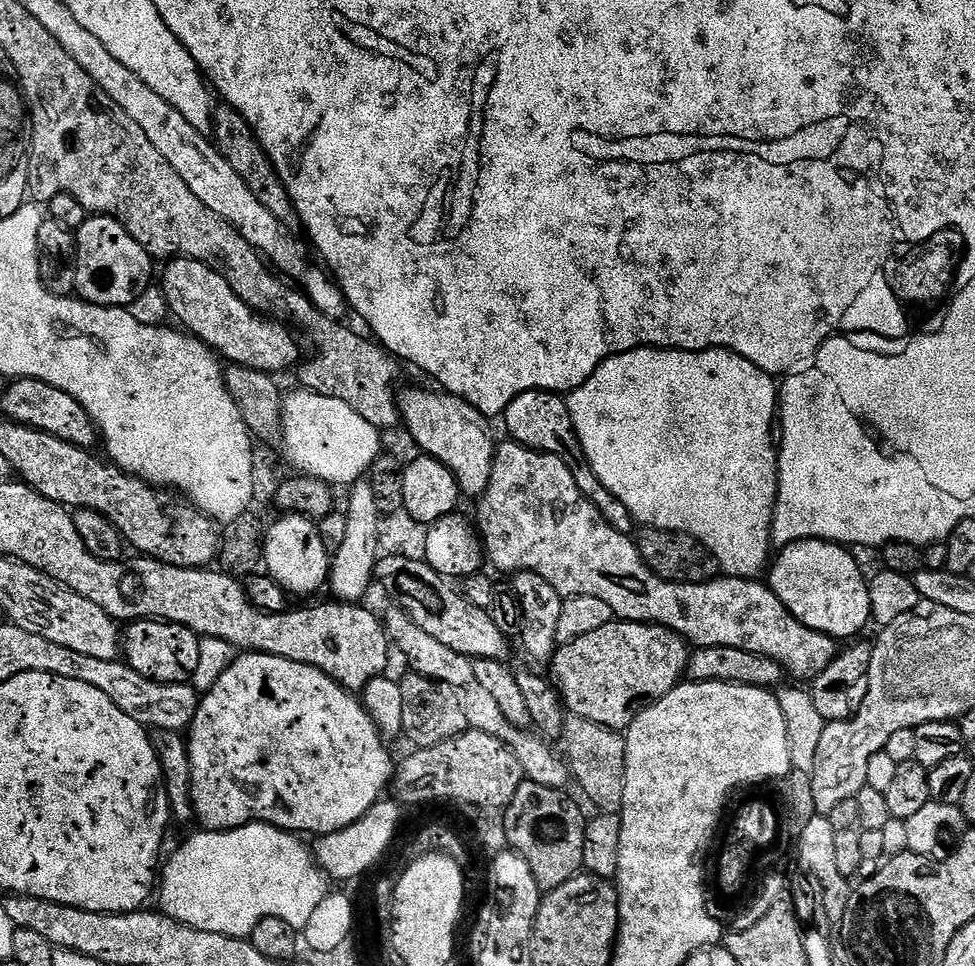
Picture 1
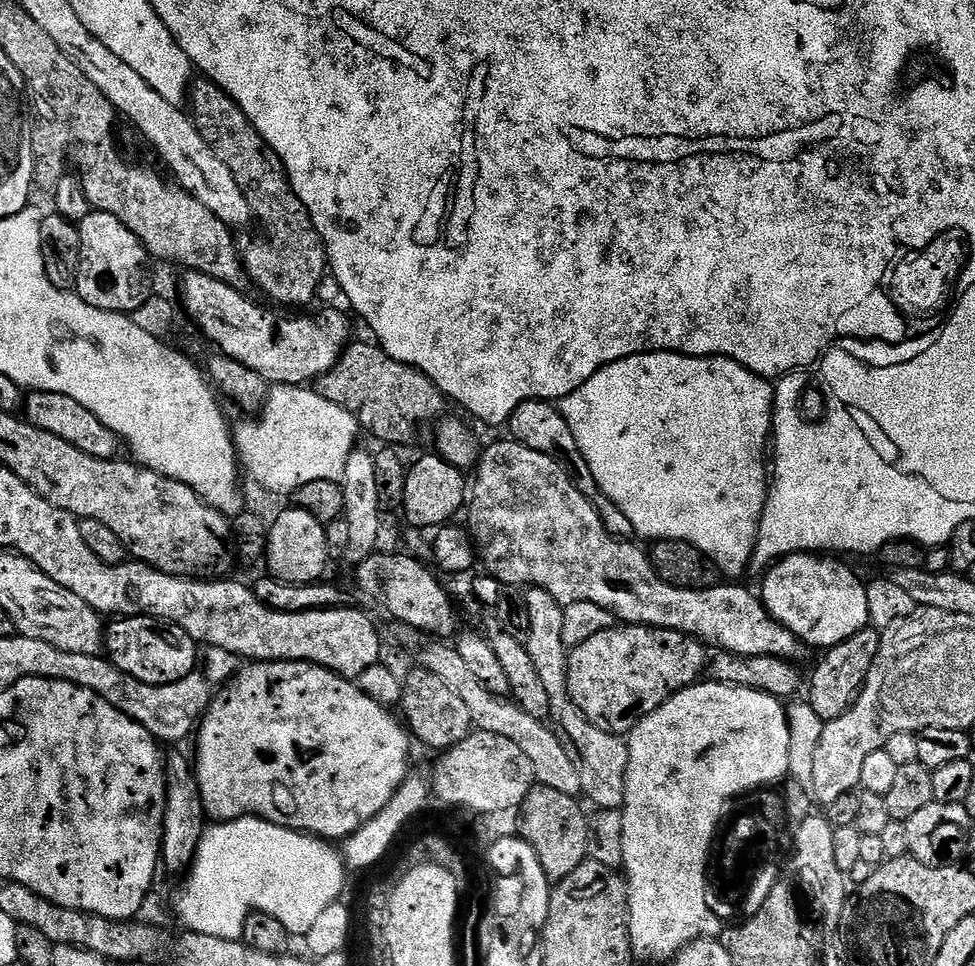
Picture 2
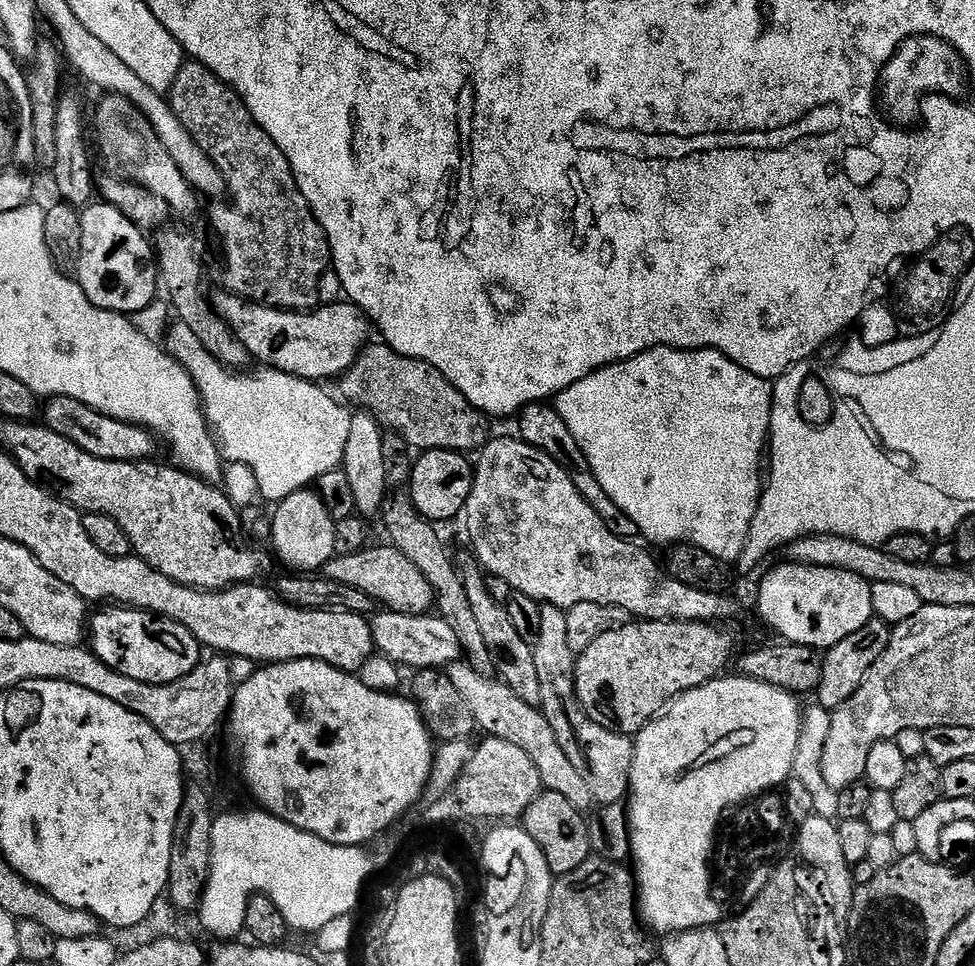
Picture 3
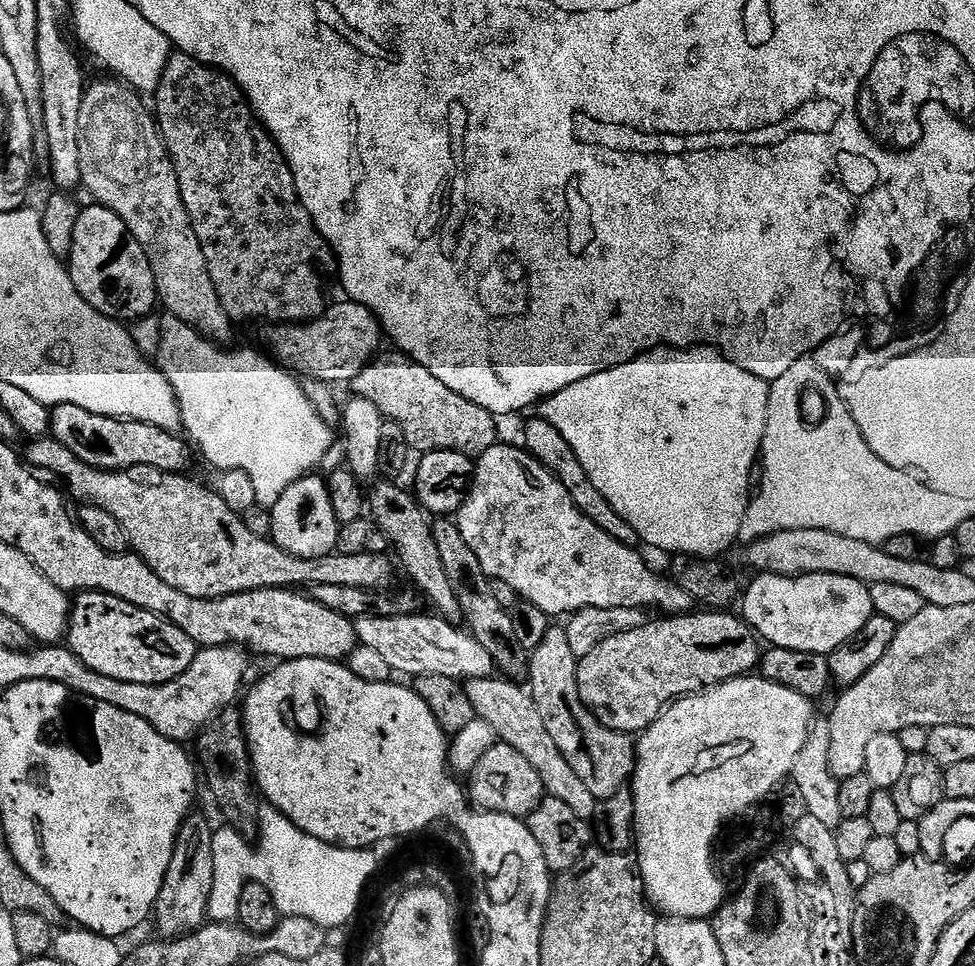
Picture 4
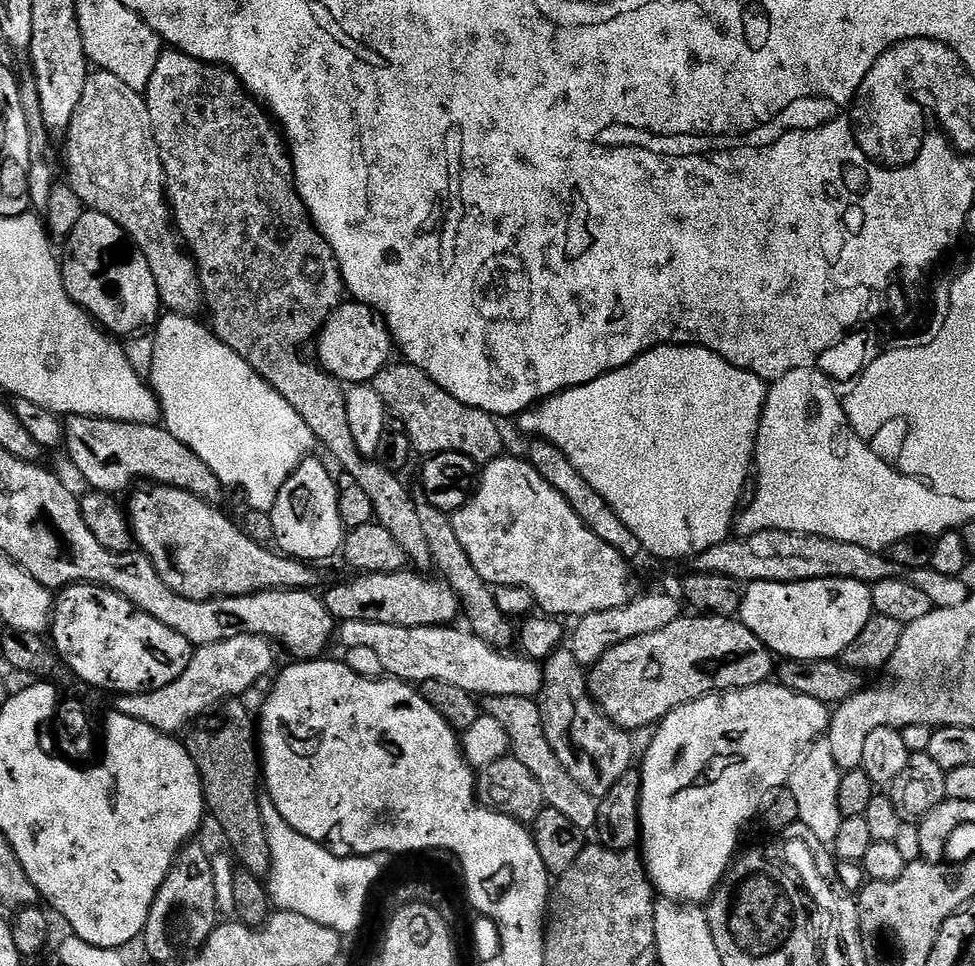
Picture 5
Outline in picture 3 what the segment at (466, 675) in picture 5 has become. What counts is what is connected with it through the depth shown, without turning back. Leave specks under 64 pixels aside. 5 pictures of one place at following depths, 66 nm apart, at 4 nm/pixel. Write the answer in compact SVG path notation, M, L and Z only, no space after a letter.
M387 610L378 612L370 620L375 651L379 655L390 658L397 666L403 666L405 669L412 668L411 670L443 669L461 659L458 638L454 638L454 630L450 630L450 626L446 626L446 622L440 619L439 615L407 616L401 612Z

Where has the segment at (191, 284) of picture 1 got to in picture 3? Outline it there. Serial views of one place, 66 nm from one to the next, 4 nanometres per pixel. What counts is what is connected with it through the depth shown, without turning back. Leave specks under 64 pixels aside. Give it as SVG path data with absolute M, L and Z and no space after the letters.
M227 290L219 291L211 293L212 309L228 324L238 342L246 346L249 357L273 372L285 372L313 382L325 382L331 376L339 378L369 343L370 321L363 310L351 302L325 303L307 312L288 312L284 308L254 304Z

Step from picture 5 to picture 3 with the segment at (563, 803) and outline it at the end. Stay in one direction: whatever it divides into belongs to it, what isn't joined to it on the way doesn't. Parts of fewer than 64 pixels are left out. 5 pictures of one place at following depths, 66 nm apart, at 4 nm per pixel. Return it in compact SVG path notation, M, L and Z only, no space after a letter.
M467 662L447 665L446 671L458 694L462 694L466 706L470 706L470 714L474 714L477 729L481 733L484 731L488 736L502 738L506 742L514 742L514 746L519 746L529 756L530 762L538 766L541 785L547 791L562 794L562 798L566 798L566 802L570 802L570 806L575 808L588 810L593 807L587 775L577 761L576 765L568 757L568 752L560 745L551 722L544 717L547 715L537 705L522 702L522 698L518 698L518 694L514 694L510 686L506 686L498 678L478 674L478 670L474 670Z

